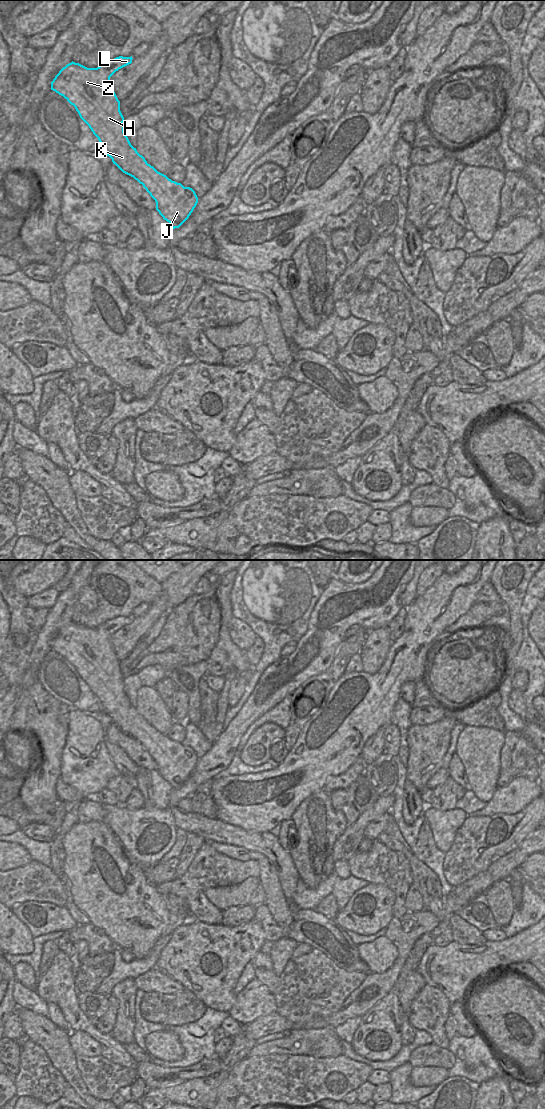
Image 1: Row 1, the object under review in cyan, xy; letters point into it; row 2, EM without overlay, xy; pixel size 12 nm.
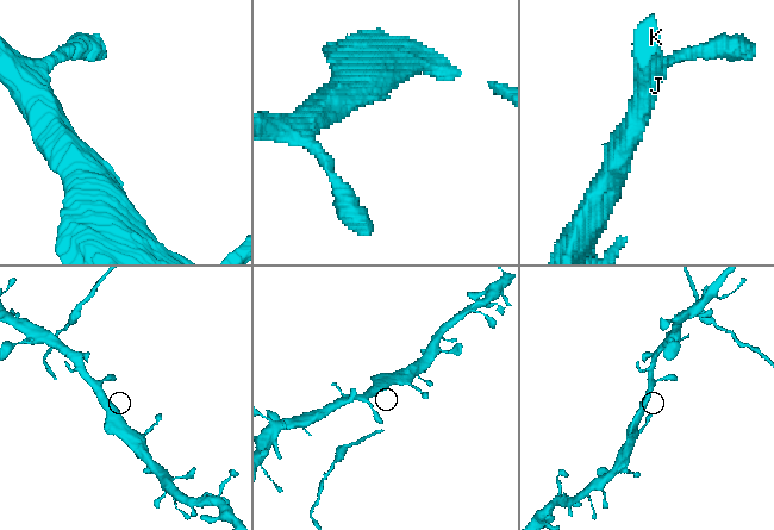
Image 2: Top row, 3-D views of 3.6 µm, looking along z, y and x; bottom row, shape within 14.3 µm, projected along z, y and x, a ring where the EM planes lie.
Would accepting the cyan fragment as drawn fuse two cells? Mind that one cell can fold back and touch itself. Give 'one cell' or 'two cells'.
one cell

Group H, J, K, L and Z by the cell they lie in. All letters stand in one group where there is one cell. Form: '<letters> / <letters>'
H J K L Z

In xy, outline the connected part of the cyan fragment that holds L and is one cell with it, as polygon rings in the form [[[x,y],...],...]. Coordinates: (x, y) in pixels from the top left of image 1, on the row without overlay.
[[[119,616],[97,628],[87,628],[71,622],[63,627],[51,642],[51,650],[63,656],[78,672],[80,678],[89,686],[98,698],[102,712],[112,719],[123,733],[137,740],[156,762],[156,770],[172,787],[179,788],[191,775],[198,763],[195,751],[184,747],[158,732],[147,723],[134,708],[124,692],[124,677],[120,671],[120,661],[110,643],[110,637],[119,629],[132,623],[131,617]]]

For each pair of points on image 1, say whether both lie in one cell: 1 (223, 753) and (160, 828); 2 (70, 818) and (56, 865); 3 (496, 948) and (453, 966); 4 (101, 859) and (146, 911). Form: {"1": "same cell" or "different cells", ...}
{"1": "same cell", "2": "same cell", "3": "same cell", "4": "same cell"}

